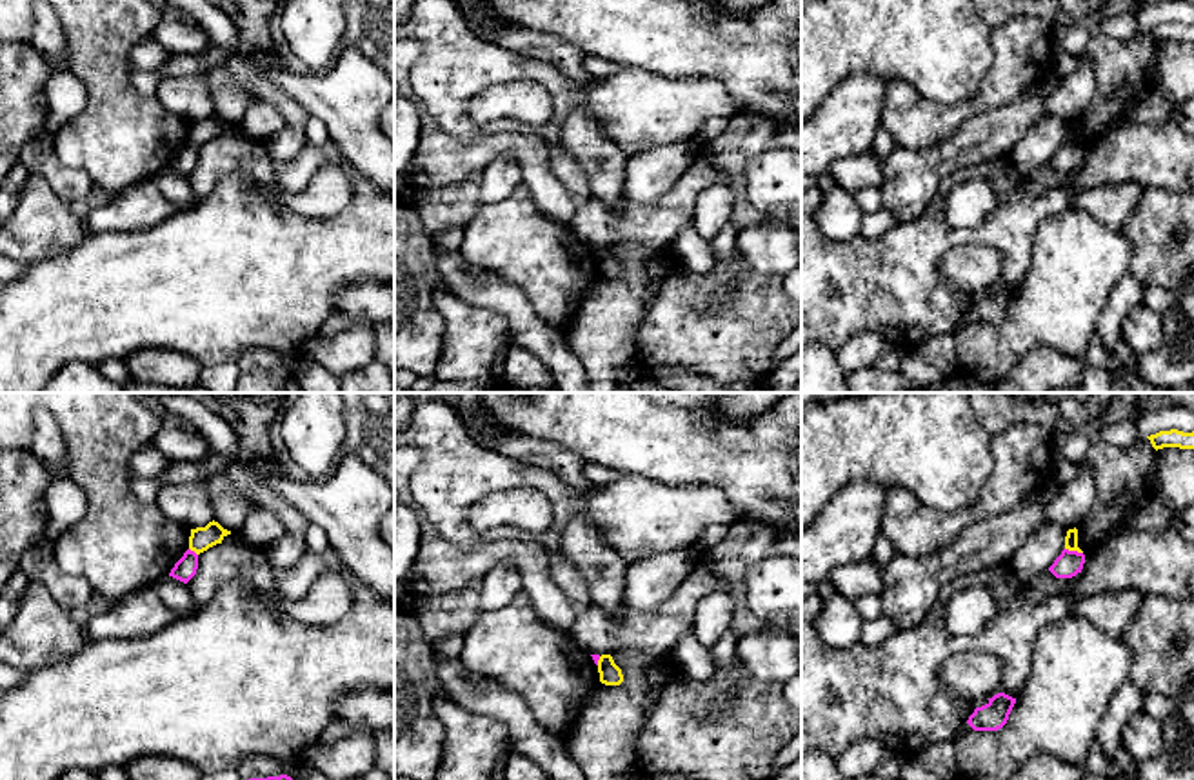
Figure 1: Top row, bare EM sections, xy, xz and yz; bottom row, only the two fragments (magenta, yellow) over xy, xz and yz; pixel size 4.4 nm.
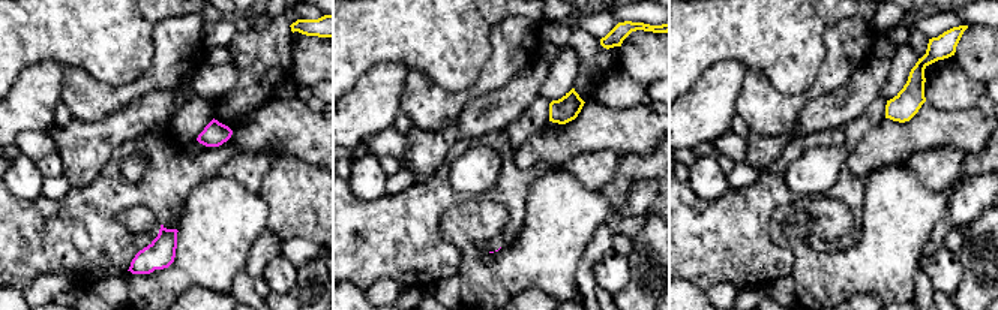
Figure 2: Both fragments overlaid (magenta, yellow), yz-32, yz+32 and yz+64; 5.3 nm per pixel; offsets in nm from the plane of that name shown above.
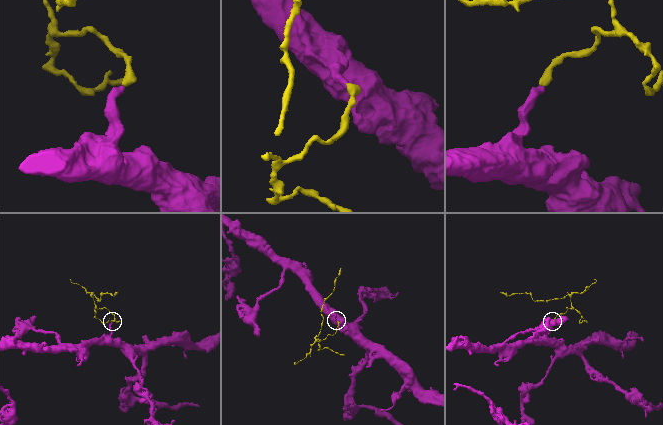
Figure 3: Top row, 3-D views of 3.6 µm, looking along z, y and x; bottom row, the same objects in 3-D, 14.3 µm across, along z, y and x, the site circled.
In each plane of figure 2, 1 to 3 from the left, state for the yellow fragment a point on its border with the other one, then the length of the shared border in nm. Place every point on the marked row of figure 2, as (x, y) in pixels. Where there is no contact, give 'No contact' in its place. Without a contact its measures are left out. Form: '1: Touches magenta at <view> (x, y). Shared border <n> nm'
1: No contact
2: No contact
3: No contact

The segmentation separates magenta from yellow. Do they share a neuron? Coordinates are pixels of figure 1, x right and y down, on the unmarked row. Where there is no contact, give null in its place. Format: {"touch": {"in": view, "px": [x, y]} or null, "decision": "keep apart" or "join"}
{"touch": {"in": "yz", "px": [1074, 144]}, "decision": "keep apart"}

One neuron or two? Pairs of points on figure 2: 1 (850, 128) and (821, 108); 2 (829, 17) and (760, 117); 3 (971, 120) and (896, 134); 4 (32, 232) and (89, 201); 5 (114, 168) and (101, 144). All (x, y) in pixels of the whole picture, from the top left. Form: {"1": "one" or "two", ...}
{"1": "two", "2": "two", "3": "one", "4": "one", "5": "two"}

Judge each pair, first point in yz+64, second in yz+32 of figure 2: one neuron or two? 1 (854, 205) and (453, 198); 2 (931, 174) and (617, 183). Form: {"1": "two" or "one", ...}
{"1": "one", "2": "two"}

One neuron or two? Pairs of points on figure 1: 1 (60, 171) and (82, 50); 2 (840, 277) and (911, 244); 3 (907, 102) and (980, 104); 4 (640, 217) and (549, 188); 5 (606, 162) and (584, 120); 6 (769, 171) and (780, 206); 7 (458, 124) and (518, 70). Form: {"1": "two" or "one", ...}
{"1": "two", "2": "one", "3": "one", "4": "two", "5": "one", "6": "one", "7": "one"}

